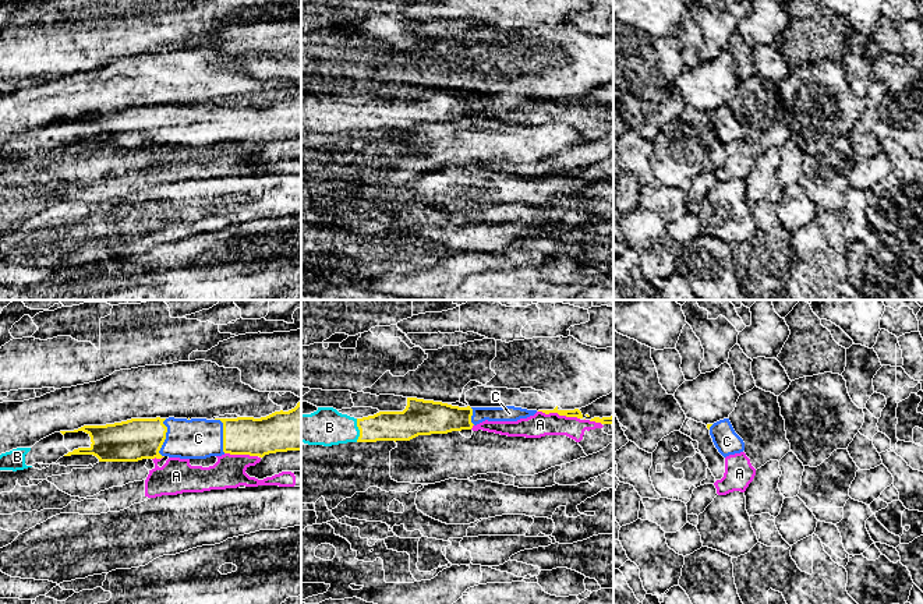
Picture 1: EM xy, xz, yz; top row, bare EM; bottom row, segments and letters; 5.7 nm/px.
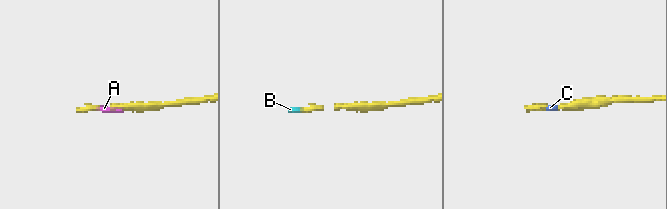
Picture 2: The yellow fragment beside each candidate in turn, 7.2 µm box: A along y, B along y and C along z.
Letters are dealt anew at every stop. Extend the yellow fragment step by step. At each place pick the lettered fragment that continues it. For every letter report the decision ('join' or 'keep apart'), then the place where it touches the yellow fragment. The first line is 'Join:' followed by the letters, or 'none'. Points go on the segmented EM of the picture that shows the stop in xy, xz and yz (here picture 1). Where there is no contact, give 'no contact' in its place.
Join: B, C
A: keep apart; contact xz (559, 414)
B: join; contact xz (359, 428)
C: join; contact xy (165, 438)

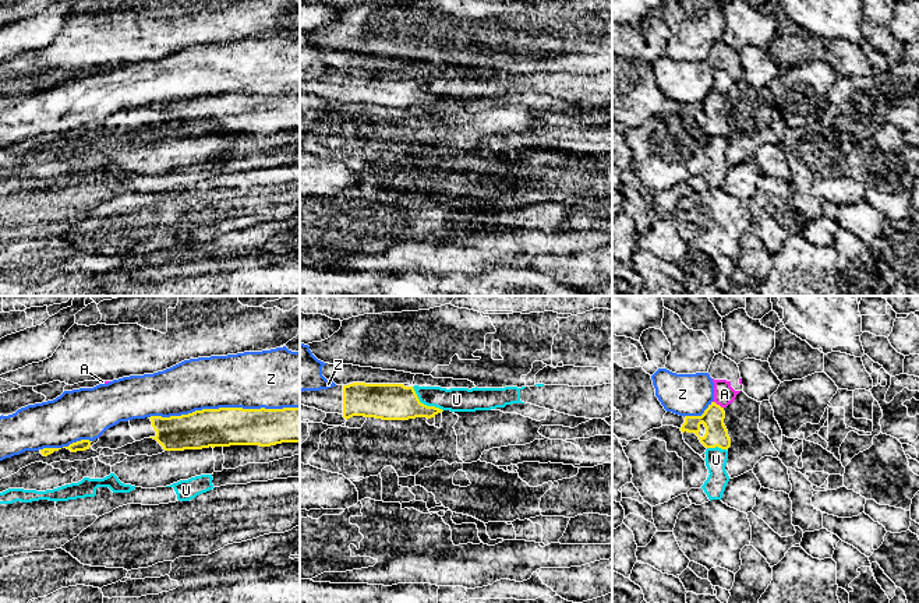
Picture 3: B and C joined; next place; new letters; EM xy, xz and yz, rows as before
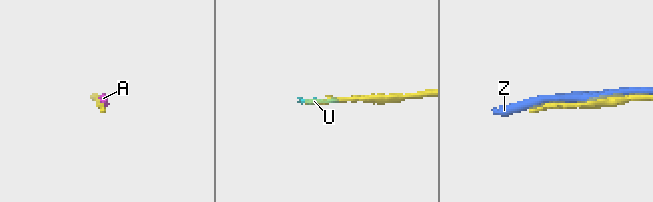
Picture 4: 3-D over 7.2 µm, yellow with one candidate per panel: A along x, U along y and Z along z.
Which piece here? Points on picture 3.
Join: none
A: keep apart; contact yz (718, 405)
U: keep apart; contact xz (423, 404)
Z: keep apart; contact xy (223, 408)

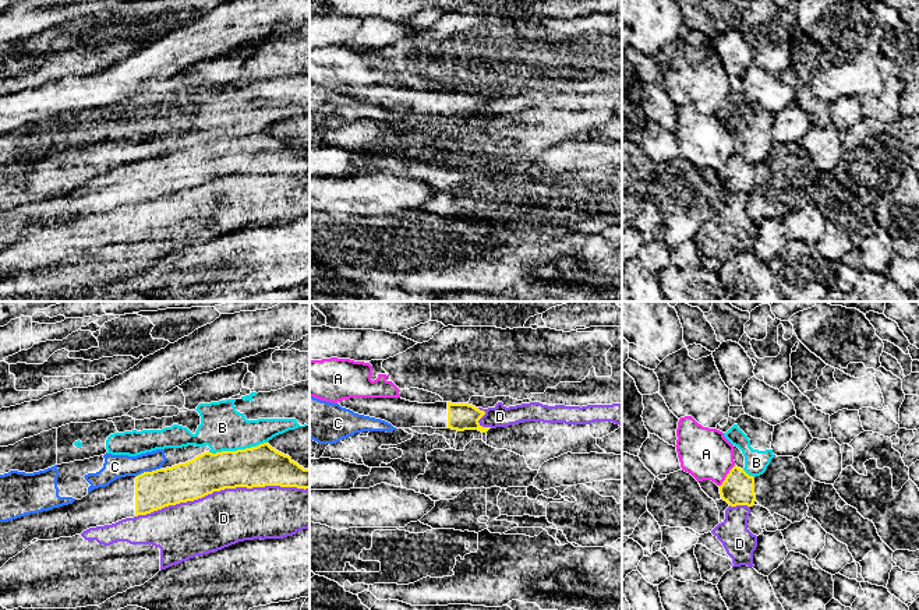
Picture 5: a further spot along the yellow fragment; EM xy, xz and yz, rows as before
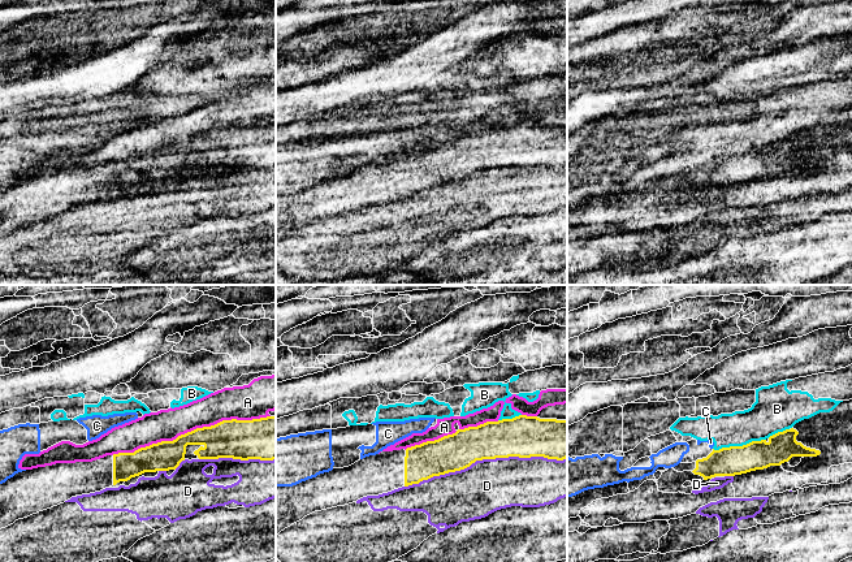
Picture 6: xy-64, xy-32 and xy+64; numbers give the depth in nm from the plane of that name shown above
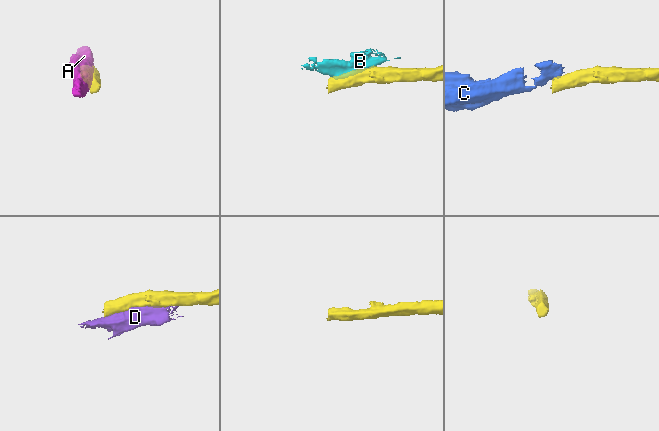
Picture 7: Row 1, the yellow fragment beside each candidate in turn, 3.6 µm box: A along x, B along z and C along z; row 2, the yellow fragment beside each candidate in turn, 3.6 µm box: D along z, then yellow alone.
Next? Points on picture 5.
Join: none
A: keep apart; contact yz (727, 476)
B: keep apart; contact xy (237, 450)
C: keep apart; contact xy (148, 472)
D: keep apart; contact xy (222, 489)

